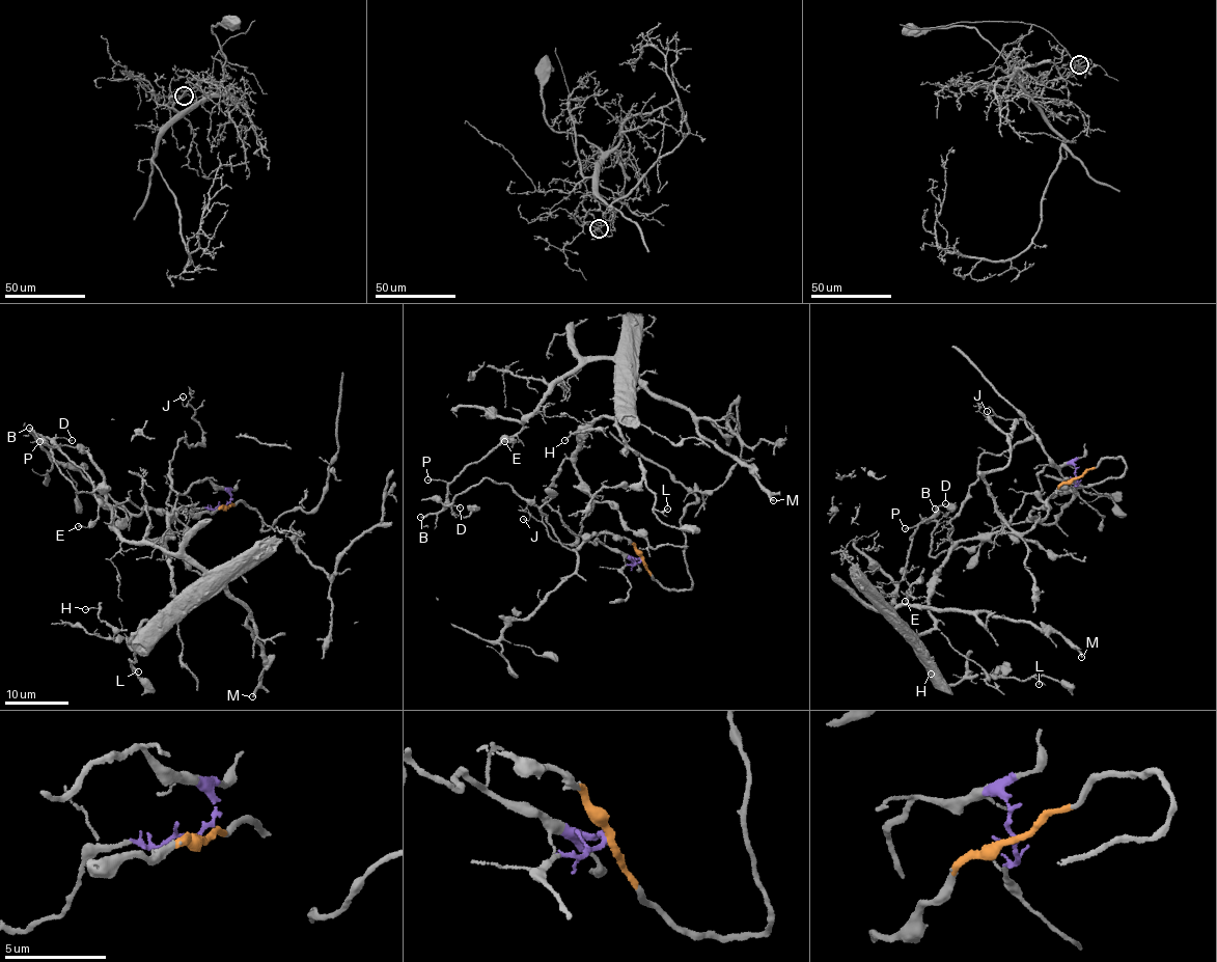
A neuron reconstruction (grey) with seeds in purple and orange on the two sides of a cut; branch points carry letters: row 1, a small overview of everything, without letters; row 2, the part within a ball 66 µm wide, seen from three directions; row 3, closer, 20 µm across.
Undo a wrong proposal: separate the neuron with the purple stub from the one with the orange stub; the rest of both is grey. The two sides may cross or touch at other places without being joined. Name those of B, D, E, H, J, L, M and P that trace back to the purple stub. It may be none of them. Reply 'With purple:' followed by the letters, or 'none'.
With purple: B, D, E, H, J, L, M, P

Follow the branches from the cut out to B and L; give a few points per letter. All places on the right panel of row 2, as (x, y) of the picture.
B: (1076, 476), (1047, 465), (1002, 527), (952, 548), (915, 635), (872, 609), (934, 510)
L: (1076, 476), (1047, 465), (1002, 527), (952, 548), (917, 638), (944, 682), (1039, 684)

